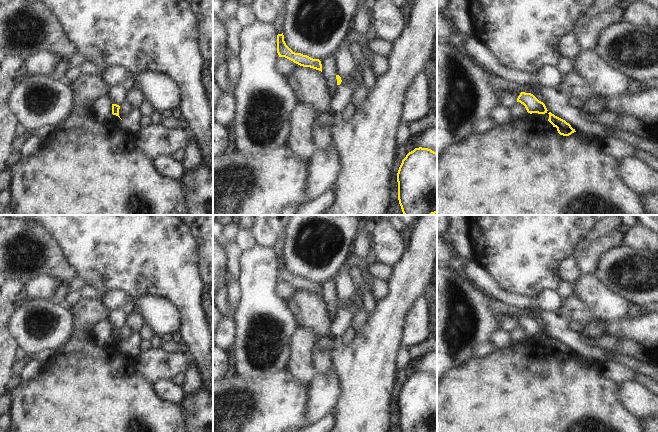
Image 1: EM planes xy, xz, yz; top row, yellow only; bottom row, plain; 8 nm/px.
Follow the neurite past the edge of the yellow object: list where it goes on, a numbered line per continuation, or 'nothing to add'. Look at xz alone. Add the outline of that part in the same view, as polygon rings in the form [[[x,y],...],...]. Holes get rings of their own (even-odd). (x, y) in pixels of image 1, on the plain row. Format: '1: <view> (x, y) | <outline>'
nothing to add

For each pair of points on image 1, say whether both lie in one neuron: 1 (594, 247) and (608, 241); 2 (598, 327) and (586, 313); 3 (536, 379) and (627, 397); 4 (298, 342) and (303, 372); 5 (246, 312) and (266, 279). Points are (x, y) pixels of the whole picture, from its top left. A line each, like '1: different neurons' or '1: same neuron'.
1: same neuron
2: different neurons
3: different neurons
4: same neuron
5: same neuron

